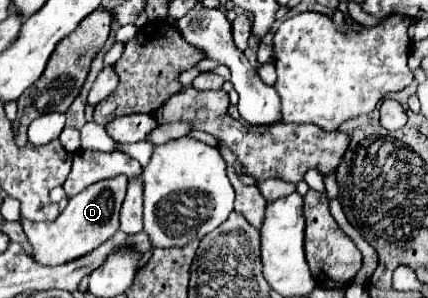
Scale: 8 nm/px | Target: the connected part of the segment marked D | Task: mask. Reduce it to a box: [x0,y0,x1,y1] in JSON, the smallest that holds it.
[19,175,127,265]

